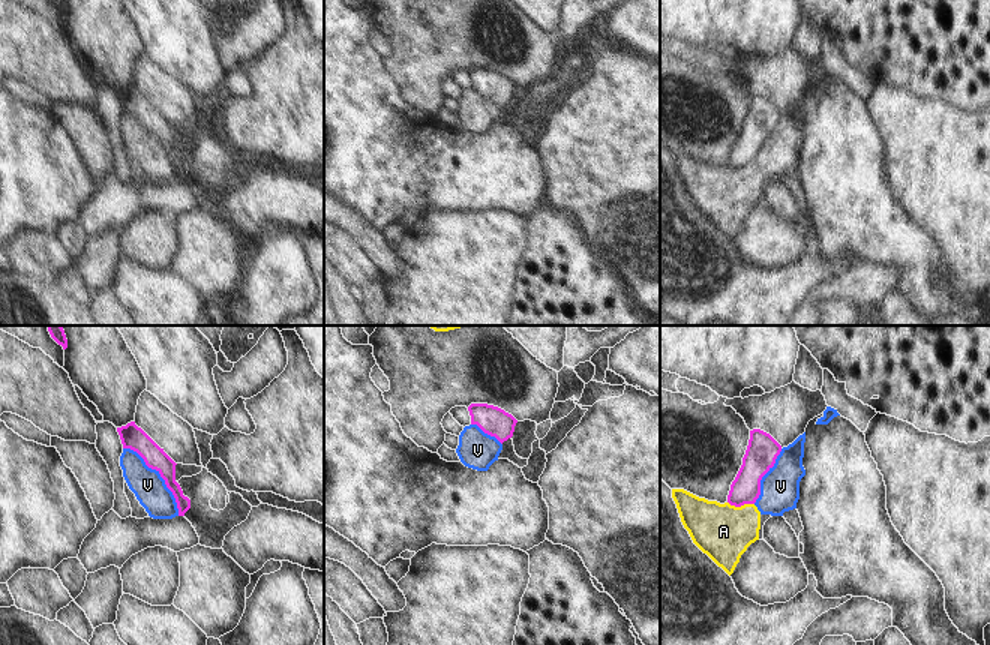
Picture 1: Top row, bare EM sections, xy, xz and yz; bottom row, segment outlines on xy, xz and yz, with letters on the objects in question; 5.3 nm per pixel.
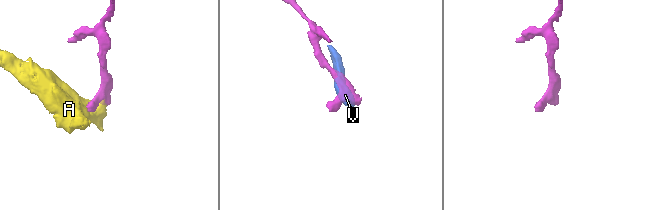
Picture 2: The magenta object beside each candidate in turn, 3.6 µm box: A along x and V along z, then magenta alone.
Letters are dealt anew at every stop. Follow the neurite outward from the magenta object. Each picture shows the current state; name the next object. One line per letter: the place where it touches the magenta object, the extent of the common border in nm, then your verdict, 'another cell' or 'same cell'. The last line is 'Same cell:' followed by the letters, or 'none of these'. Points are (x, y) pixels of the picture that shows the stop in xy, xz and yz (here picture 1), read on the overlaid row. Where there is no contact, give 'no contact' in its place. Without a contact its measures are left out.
A: yz (741, 504) | 140 nm | another cell
V: xy (161, 476) | 480 nm | another cell
Same cell: none of these

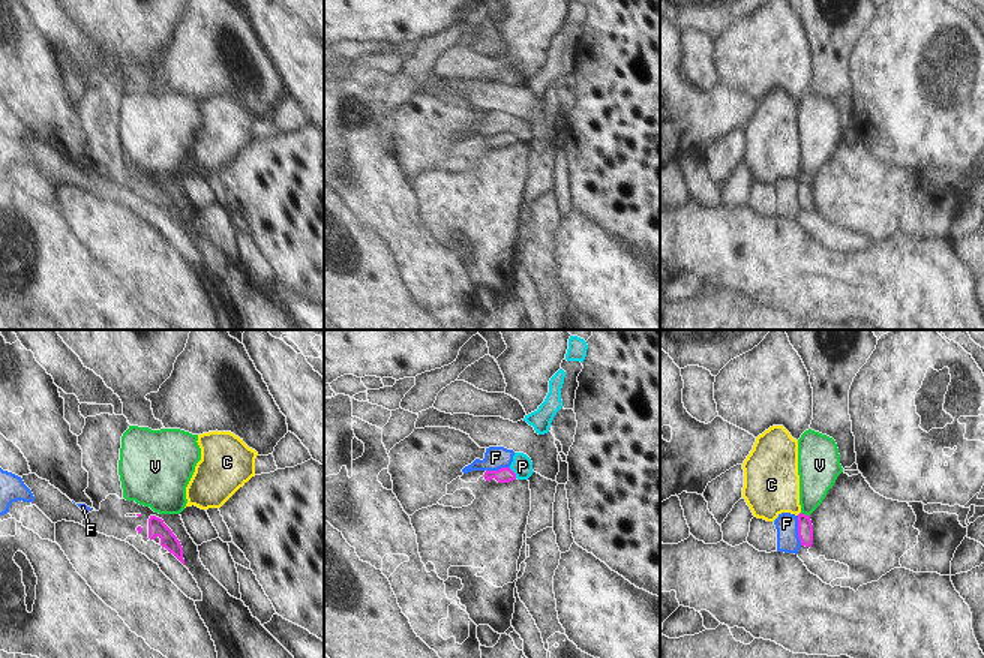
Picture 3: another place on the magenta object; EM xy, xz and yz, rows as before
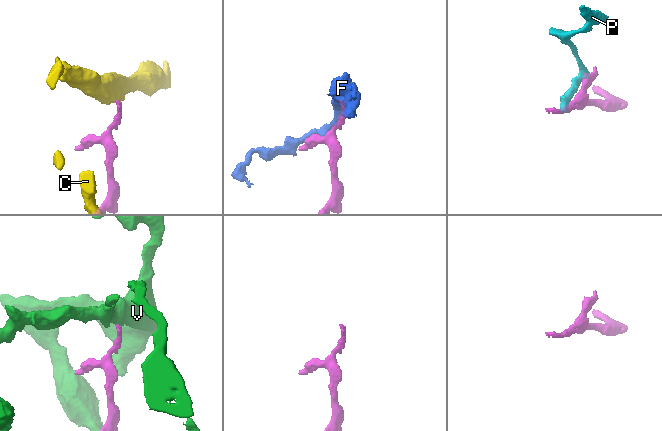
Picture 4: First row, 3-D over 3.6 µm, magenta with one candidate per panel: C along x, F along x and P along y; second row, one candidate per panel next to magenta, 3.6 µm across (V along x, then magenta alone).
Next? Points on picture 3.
C: no contact | another cell
F: yz (798, 531) | 160 nm | another cell
P: xz (513, 472) | 70 nm | another cell
V: yz (804, 514) | 50 nm | another cell
Same cell: none of these

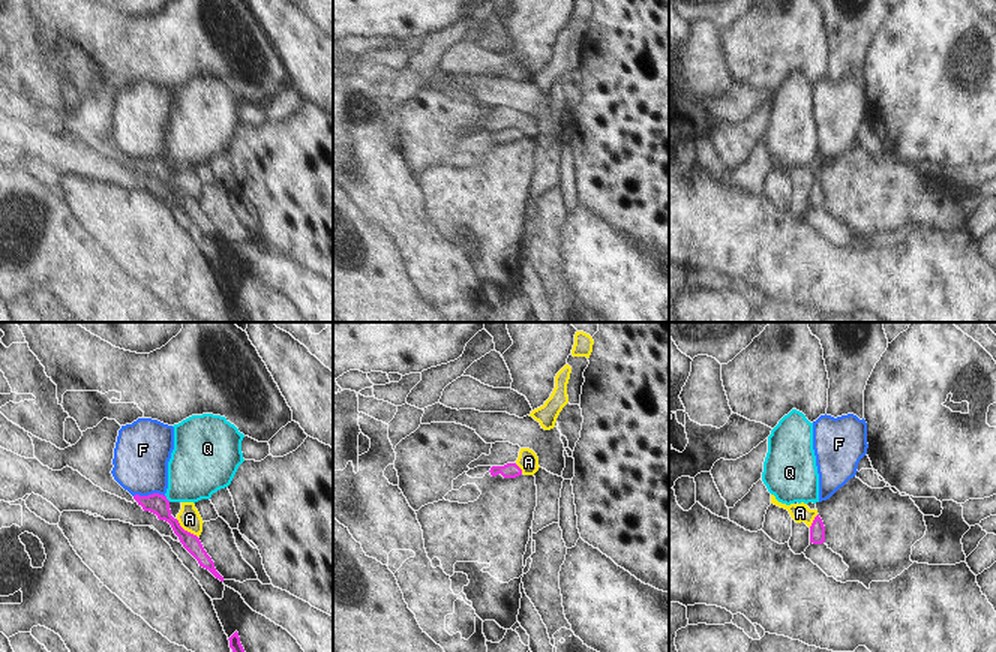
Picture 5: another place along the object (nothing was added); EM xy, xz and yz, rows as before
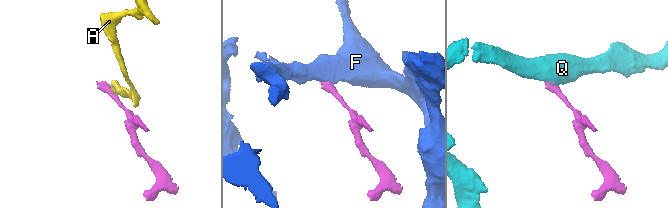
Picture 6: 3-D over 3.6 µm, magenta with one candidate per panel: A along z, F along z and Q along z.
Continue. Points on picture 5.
A: xy (186, 531) | 160 nm | another cell
F: xy (149, 495) | 170 nm | another cell
Q: xy (165, 498) | 50 nm | another cell
Same cell: none of these

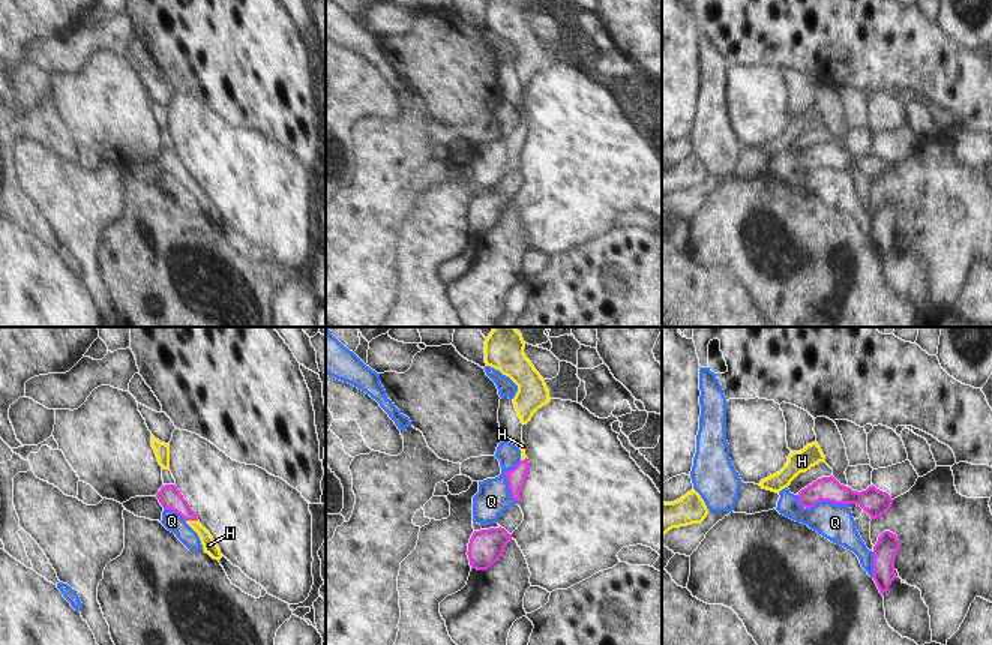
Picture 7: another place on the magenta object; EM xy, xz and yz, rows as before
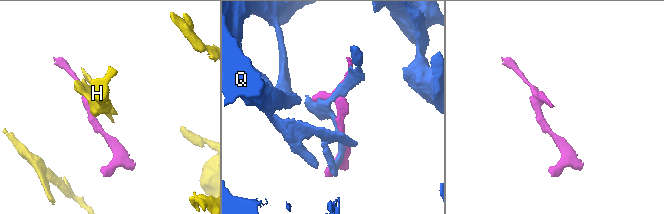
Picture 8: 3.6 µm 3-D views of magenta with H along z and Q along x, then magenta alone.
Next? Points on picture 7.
H: xy (192, 519) | 60 nm | same cell
Q: xz (508, 480) | 220 nm | another cell
Same cell: H

